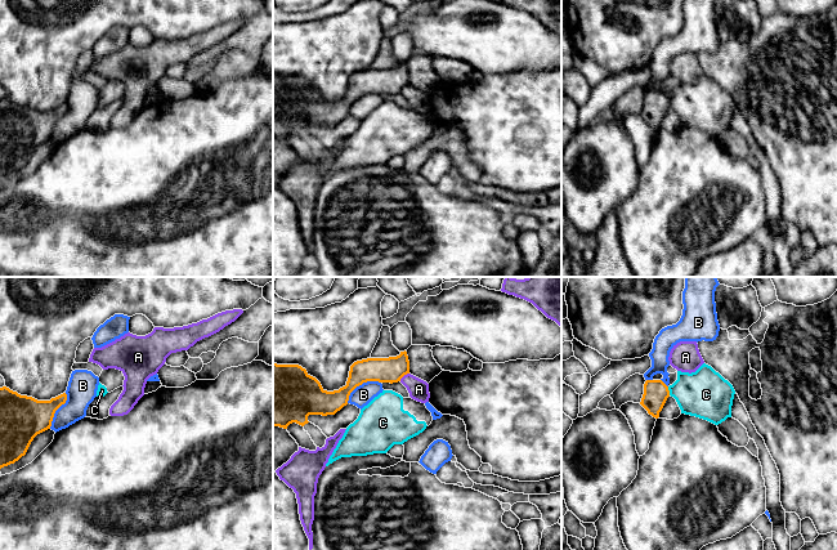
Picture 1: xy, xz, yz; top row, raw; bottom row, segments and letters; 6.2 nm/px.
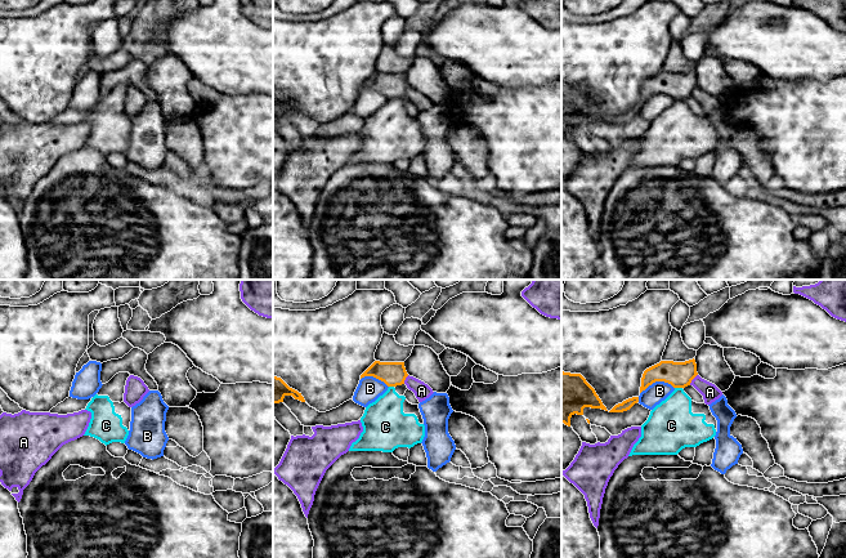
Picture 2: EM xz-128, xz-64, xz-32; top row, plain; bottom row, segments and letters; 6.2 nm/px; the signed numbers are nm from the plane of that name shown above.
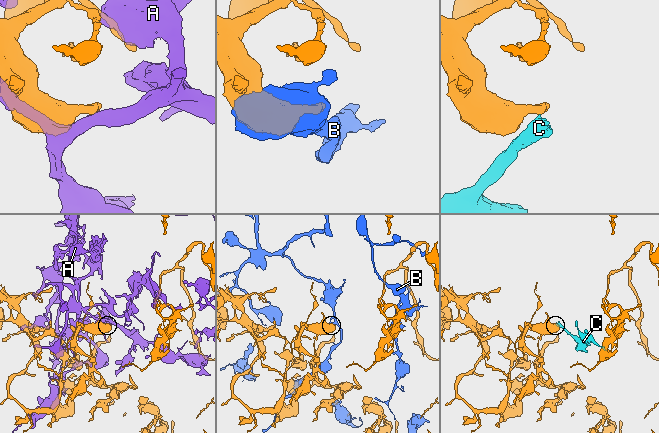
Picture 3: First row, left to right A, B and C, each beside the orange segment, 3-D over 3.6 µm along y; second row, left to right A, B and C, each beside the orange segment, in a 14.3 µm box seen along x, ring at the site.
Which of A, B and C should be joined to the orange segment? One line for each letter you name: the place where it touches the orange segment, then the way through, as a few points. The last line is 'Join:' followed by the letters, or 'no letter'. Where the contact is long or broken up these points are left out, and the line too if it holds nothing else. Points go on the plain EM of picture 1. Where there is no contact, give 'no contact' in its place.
Join: no letter

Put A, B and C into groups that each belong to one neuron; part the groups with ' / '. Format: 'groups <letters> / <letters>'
groups A / B / C

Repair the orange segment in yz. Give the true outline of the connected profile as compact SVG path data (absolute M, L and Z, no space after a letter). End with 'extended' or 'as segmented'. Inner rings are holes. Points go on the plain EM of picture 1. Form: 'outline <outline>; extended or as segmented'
outline M646 91L640 116L649 126L658 130L668 108L668 98L662 91Z; as segmented

